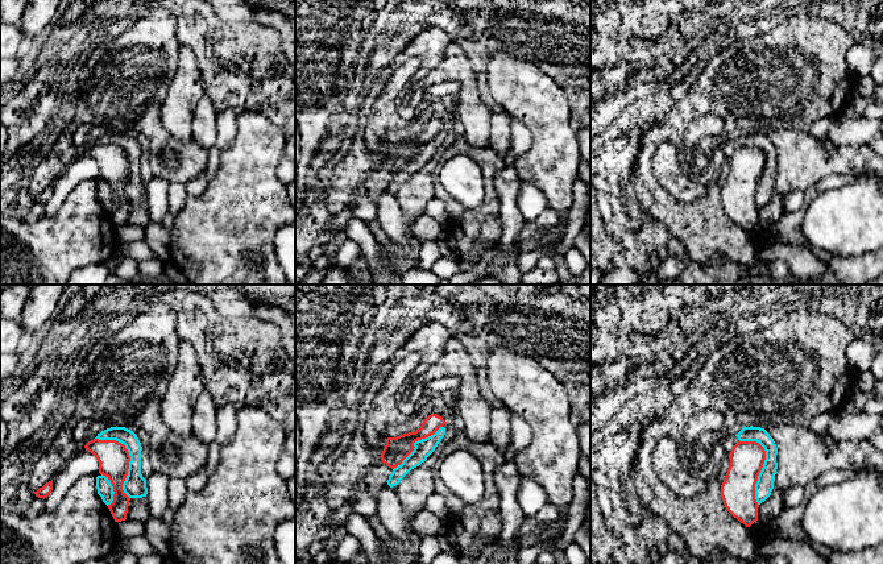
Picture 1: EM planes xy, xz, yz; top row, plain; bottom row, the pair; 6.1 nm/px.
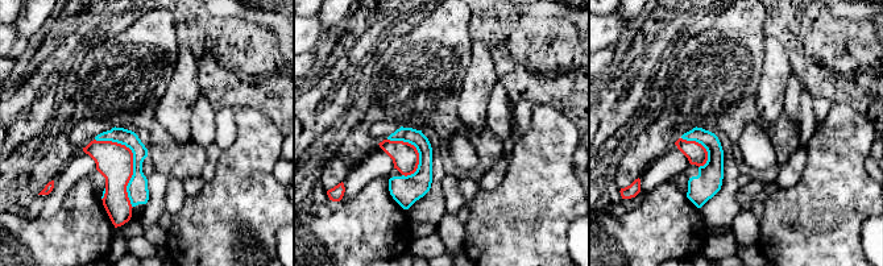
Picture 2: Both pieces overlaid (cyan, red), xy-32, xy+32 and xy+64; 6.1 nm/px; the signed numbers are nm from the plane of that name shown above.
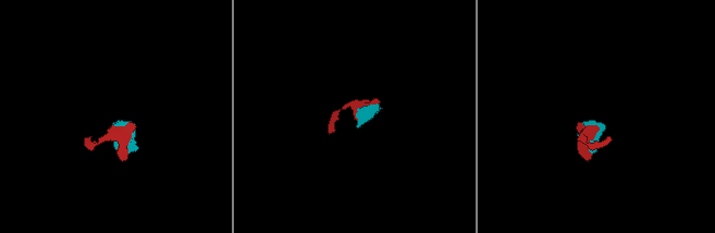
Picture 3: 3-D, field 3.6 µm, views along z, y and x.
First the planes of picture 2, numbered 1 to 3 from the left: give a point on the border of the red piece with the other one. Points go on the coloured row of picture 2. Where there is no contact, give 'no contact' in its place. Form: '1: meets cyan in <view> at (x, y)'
1: meets cyan in xy-32 at (133, 161)
2: meets cyan in xy+32 at (415, 146)
3: meets cyan in xy+64 at (703, 145)

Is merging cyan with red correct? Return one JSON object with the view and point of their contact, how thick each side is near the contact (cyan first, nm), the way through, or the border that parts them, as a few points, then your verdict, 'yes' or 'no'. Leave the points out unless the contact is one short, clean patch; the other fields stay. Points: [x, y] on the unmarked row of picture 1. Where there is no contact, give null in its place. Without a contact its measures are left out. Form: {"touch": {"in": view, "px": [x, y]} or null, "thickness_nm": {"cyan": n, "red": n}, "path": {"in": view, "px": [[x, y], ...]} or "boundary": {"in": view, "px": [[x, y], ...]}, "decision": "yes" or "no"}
{"touch": {"in": "xy", "px": [131, 162]}, "thickness_nm": {"cyan": 140, "red": 190}, "decision": "no"}

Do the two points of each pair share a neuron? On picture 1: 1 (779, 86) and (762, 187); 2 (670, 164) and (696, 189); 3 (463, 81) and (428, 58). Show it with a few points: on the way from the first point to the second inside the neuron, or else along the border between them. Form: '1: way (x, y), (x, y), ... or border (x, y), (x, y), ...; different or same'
1: way (766, 111), (761, 140), (770, 150), (770, 162); same
2: way (674, 171), (688, 186); same
3: border (444, 52), (436, 65); different

